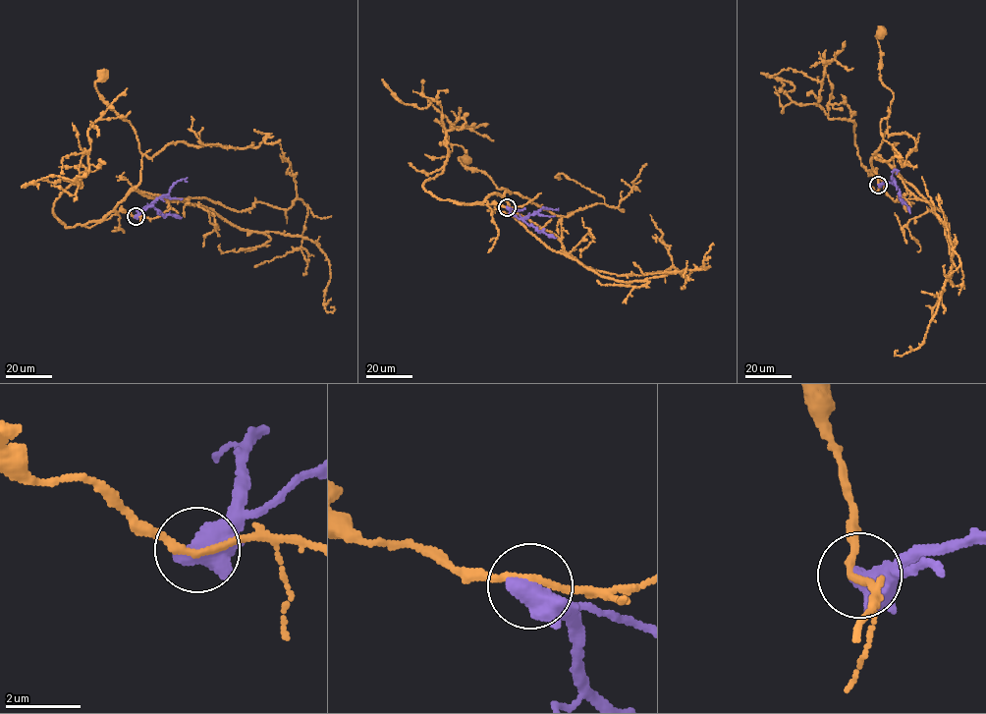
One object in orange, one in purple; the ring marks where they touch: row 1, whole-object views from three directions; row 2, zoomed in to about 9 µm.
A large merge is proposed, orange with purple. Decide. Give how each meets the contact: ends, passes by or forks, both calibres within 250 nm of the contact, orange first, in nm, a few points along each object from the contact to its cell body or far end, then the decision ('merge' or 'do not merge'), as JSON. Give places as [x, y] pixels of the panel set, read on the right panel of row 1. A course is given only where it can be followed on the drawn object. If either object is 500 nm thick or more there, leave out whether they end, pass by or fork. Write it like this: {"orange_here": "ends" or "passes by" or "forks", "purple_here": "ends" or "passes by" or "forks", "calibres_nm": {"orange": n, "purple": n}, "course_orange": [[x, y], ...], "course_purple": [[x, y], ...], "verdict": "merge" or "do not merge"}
{"orange_here": "passes by", "purple_here": "passes by", "calibres_nm": {"orange": 170, "purple": 480}, "course_orange": [[878, 184], [871, 158], [877, 154], [874, 153], [887, 129], [893, 98], [880, 79], [876, 35], [880, 32]], "course_purple": [[878, 184], [894, 185], [892, 171], [897, 170], [896, 174]], "verdict": "do not merge"}

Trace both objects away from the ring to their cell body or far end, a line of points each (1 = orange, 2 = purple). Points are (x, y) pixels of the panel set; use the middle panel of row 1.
1: (507, 207), (485, 199), (511, 192), (497, 188), (485, 173), (465, 166), (459, 157), (465, 159)
2: (507, 207), (511, 213), (521, 219), (544, 207), (558, 208)

